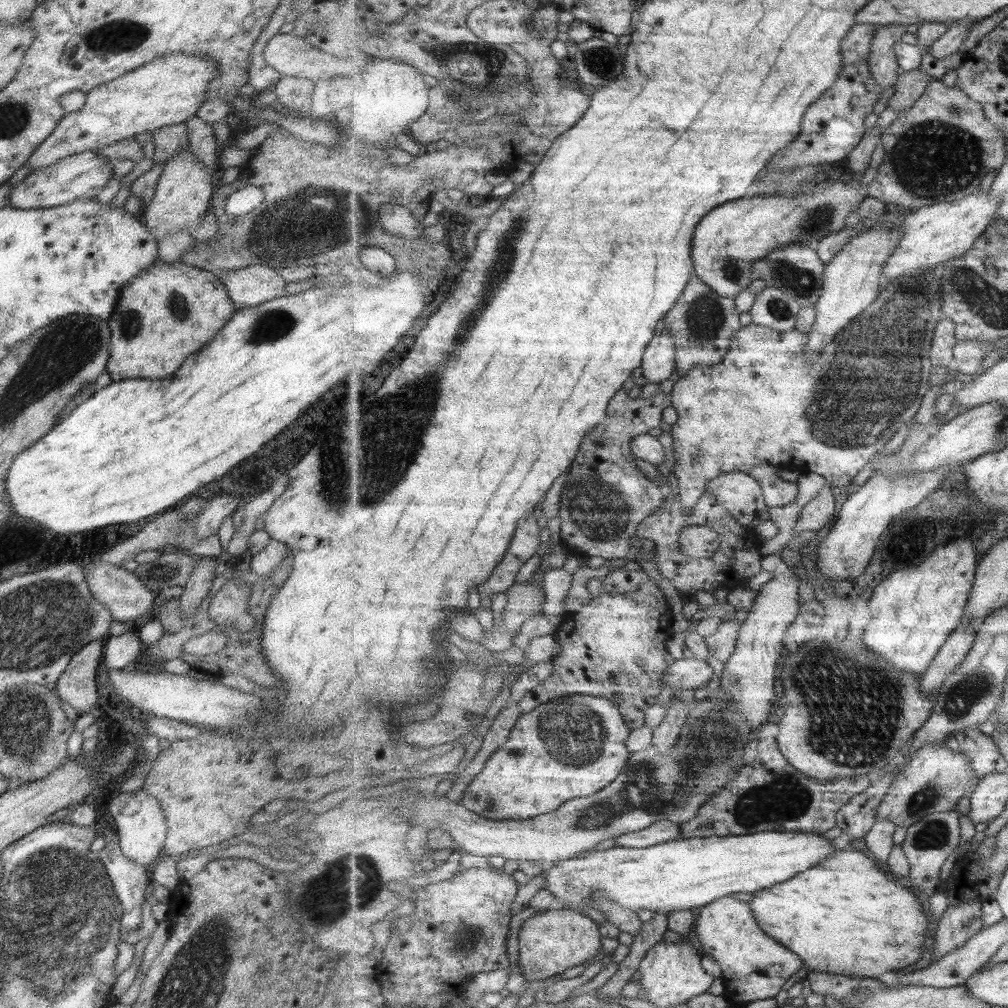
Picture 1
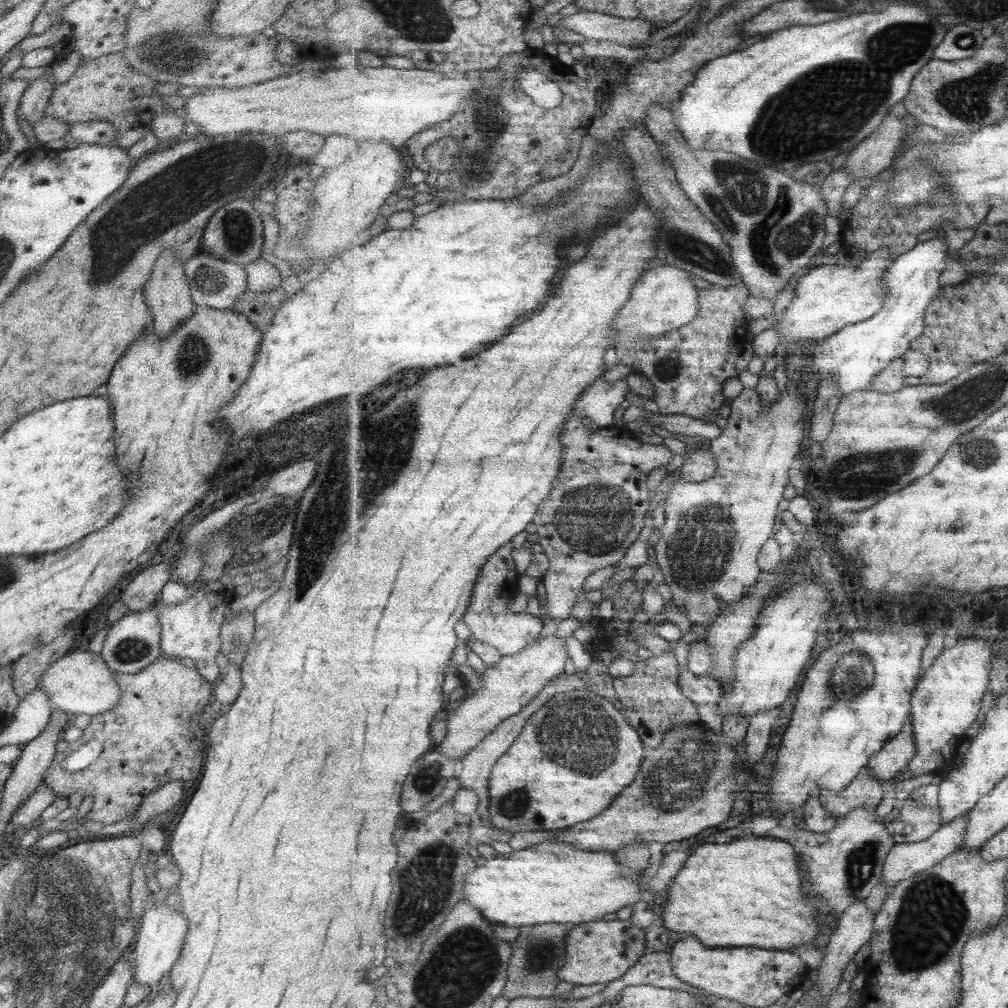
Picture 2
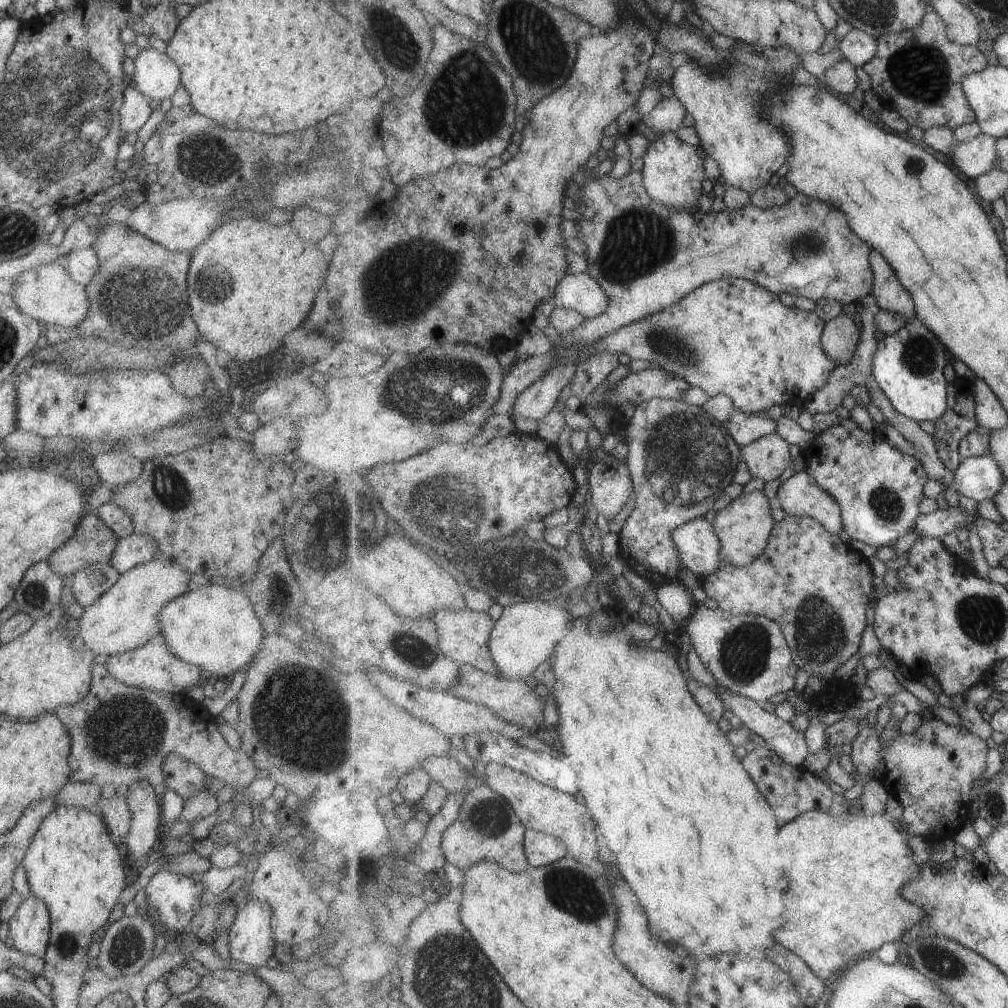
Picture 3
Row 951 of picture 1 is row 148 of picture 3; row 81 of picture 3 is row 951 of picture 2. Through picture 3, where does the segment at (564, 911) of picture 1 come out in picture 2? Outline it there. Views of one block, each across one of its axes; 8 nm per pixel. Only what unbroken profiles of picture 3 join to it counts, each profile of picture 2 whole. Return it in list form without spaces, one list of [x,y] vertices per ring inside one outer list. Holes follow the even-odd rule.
[[[603,919],[575,925],[567,939],[568,962],[560,972],[562,980],[584,986],[620,980],[648,954],[646,940],[646,932],[631,919]]]

